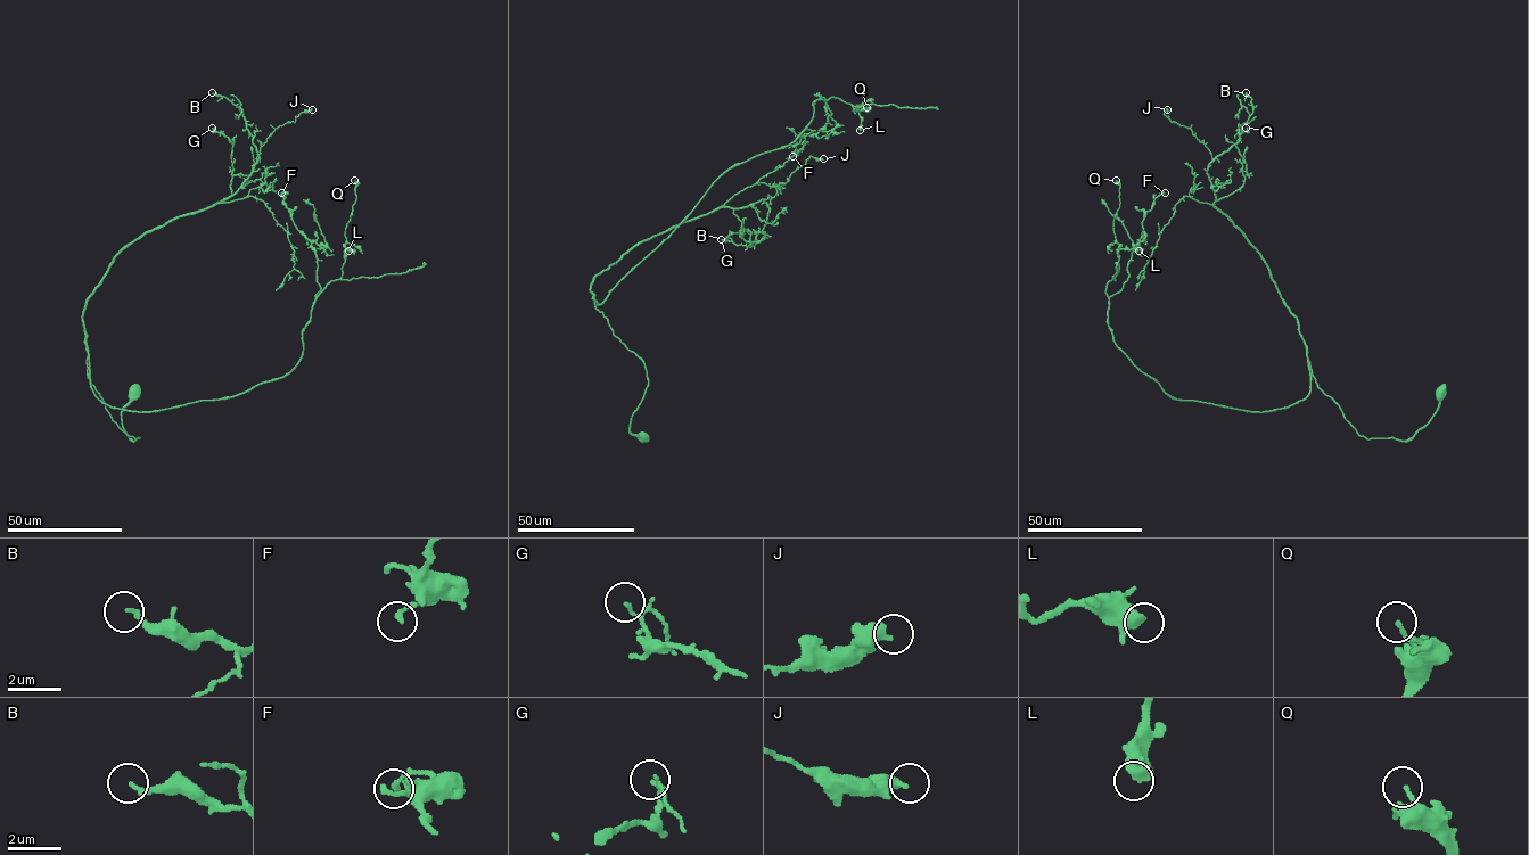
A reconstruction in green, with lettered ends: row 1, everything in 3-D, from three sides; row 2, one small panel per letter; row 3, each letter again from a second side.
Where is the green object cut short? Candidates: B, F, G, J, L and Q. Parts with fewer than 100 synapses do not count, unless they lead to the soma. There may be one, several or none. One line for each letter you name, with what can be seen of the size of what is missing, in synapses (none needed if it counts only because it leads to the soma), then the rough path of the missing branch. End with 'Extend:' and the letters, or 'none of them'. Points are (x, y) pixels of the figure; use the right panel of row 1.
Extend: none of them

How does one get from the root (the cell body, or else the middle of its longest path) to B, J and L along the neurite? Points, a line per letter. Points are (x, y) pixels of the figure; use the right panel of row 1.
B: (1440, 392), (1399, 441), (1361, 436), (1317, 387), (1267, 264), (1214, 205), (1208, 165), (1239, 141), (1246, 92)
J: (1440, 392), (1433, 416), (1406, 441), (1357, 433), (1317, 387), (1267, 264), (1214, 205), (1210, 151), (1167, 109)
L: (1440, 392), (1406, 441), (1361, 436), (1308, 359), (1283, 408), (1173, 399), (1108, 326), (1117, 251), (1139, 251)

